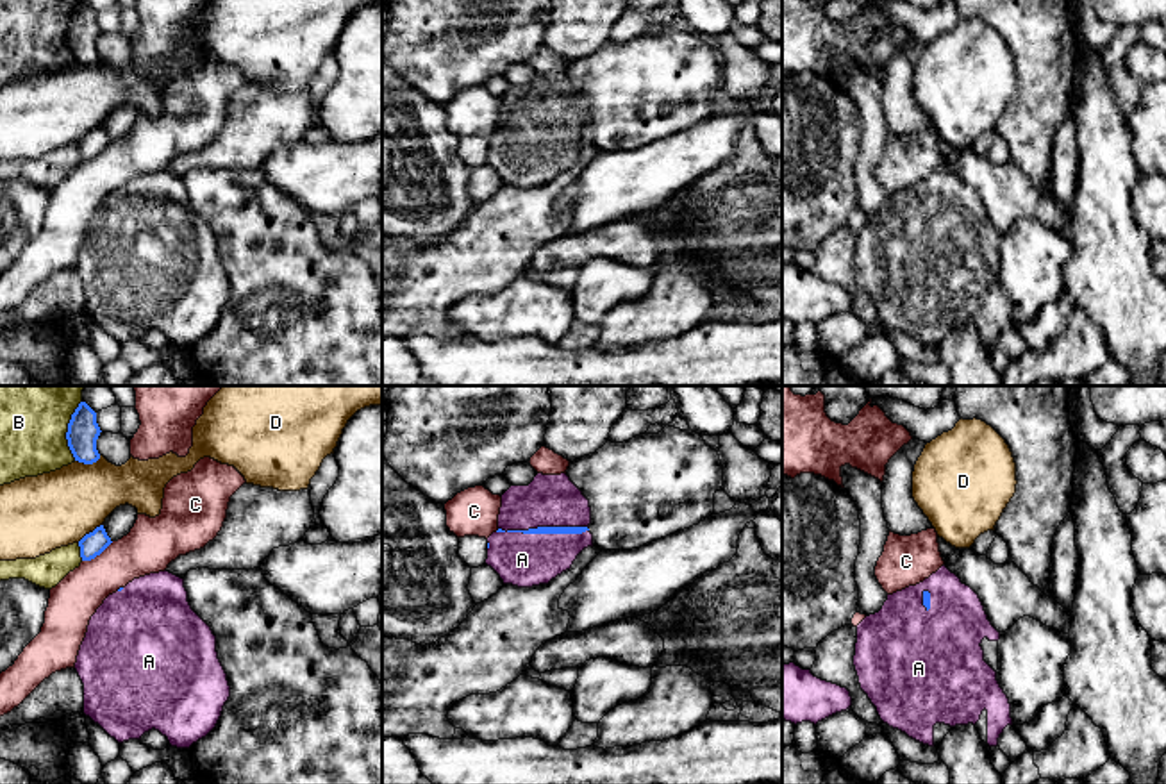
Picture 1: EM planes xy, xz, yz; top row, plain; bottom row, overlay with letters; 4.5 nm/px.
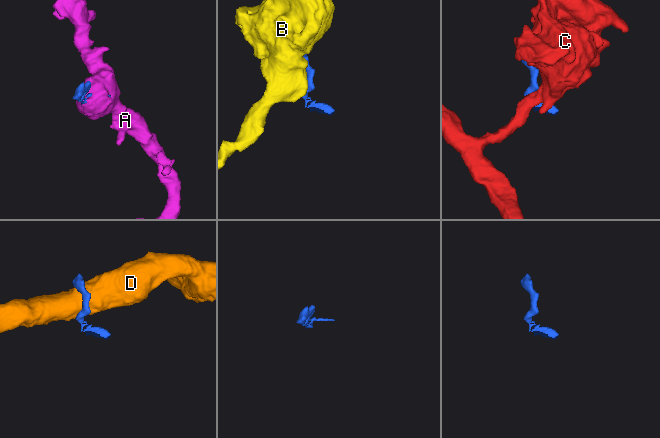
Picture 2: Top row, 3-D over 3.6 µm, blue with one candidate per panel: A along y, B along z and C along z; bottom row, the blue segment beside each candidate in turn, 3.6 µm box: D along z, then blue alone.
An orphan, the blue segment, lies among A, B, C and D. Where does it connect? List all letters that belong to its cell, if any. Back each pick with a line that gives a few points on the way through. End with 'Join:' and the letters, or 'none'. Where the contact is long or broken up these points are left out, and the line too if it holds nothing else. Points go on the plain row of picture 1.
Join: A

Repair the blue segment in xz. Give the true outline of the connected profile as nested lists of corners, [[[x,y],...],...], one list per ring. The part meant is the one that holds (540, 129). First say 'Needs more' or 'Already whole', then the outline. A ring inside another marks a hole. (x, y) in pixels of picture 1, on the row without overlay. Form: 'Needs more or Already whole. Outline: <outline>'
Needs more. Outline: [[[537,73],[529,86],[511,86],[502,95],[498,130],[487,138],[486,164],[500,175],[504,184],[518,188],[548,184],[570,170],[584,148],[593,146],[589,123],[589,100],[566,73]]]

